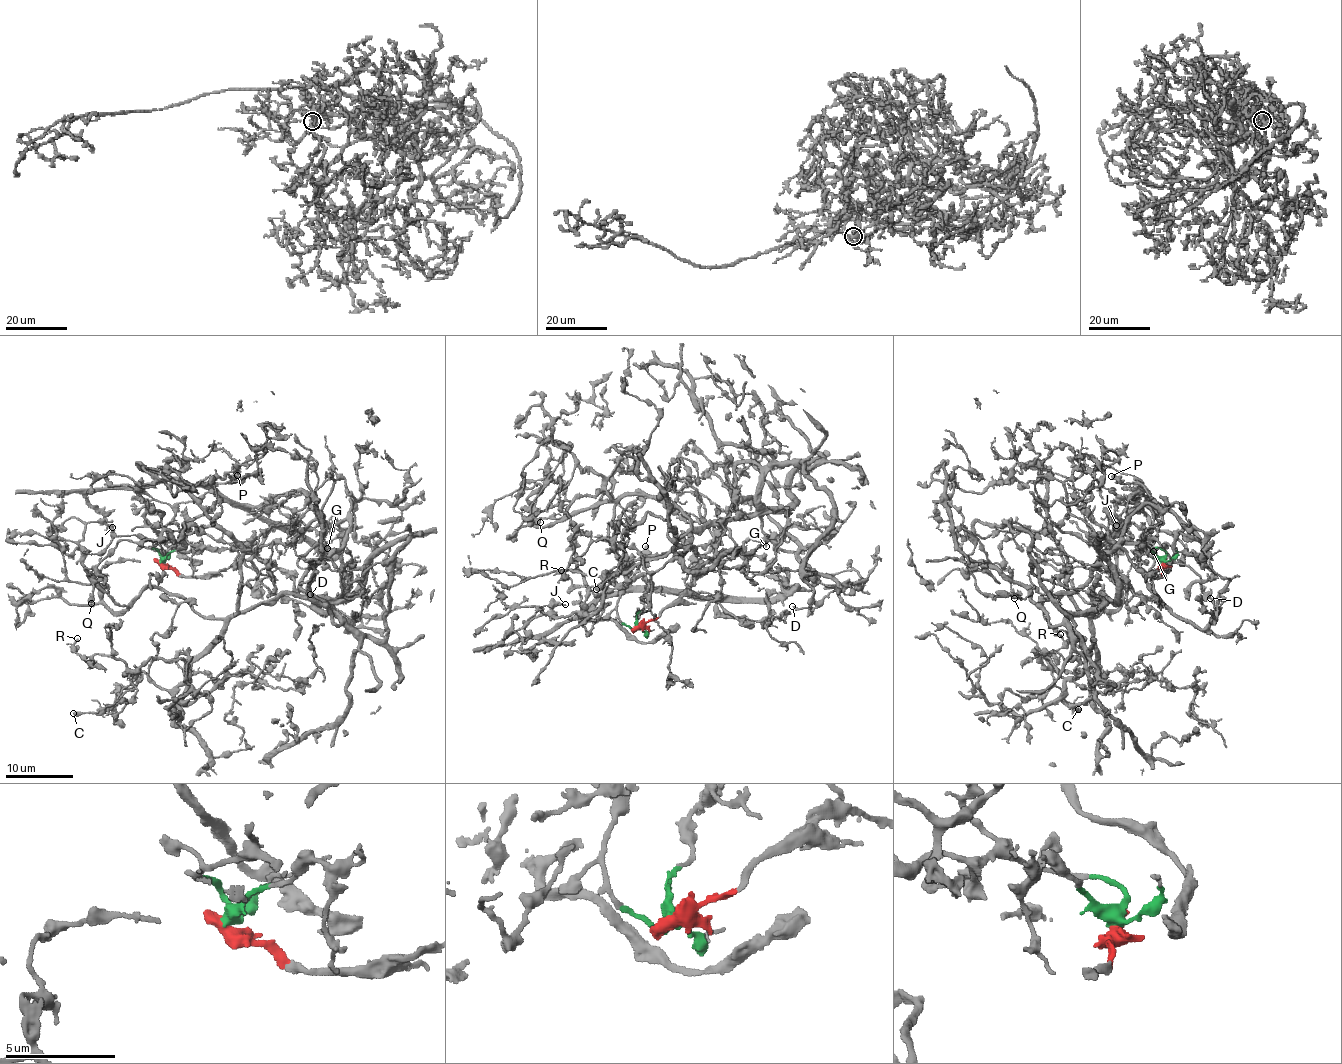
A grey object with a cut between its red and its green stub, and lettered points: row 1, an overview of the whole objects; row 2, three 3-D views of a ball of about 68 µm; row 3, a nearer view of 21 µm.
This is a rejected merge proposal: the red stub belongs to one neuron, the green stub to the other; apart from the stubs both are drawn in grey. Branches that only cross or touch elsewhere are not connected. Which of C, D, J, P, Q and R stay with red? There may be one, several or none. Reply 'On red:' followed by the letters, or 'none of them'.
On red: P

